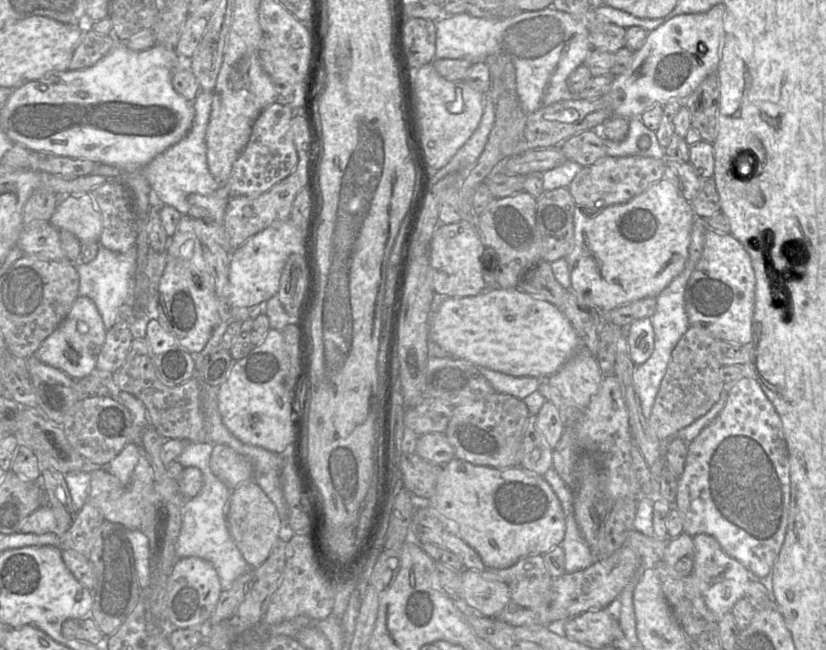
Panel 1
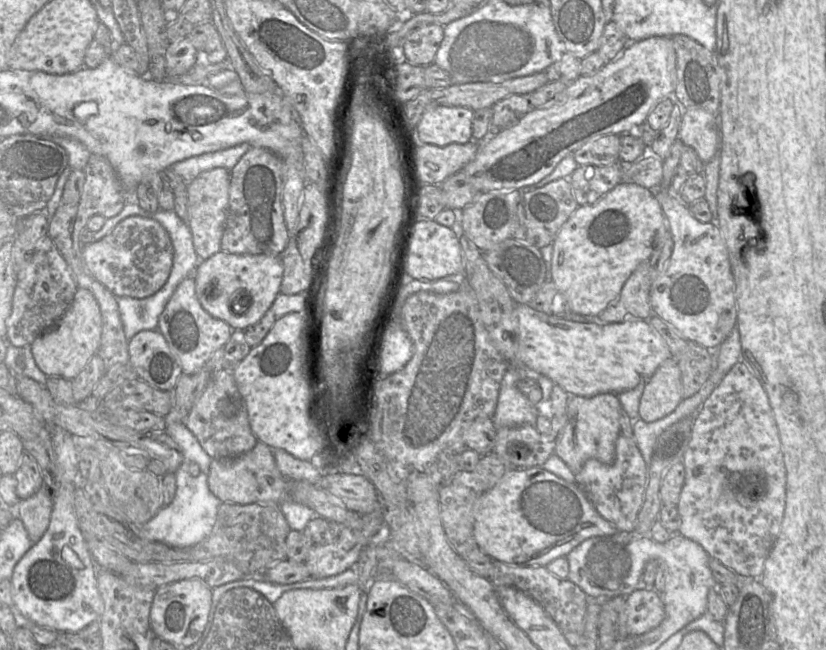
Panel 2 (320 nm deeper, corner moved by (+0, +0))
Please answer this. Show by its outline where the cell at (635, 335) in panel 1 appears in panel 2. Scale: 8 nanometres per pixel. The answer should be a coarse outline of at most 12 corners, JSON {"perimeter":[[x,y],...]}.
{"perimeter":[[516,304],[521,361],[569,396],[619,394],[671,352],[648,320]]}

